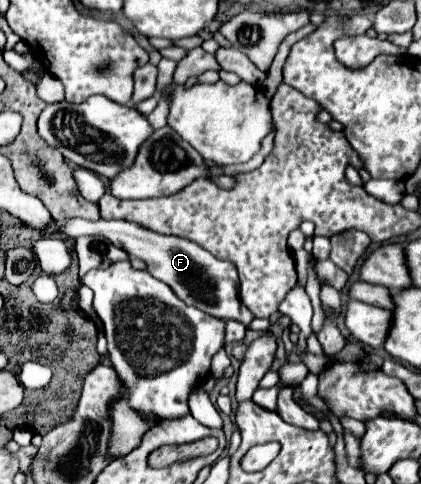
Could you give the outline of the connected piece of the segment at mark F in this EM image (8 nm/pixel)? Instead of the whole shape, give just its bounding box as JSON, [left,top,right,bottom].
[41,218,253,324]

